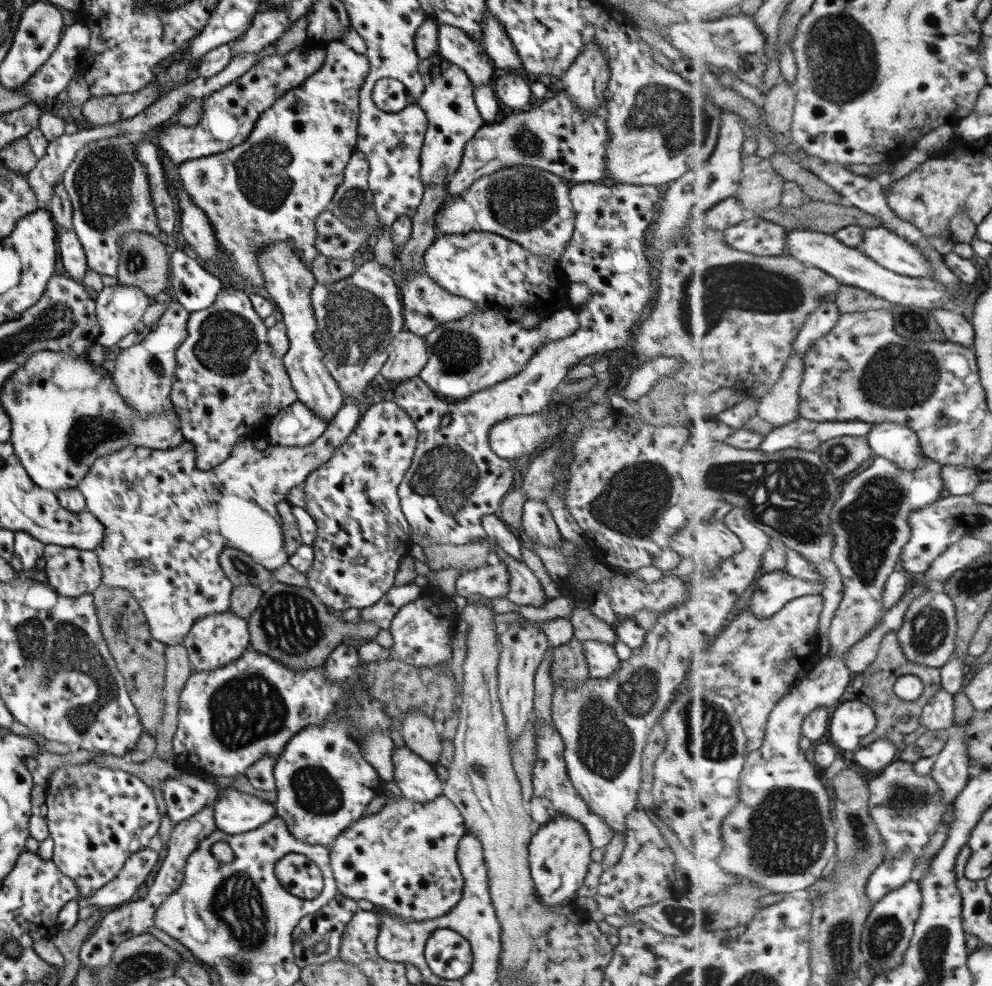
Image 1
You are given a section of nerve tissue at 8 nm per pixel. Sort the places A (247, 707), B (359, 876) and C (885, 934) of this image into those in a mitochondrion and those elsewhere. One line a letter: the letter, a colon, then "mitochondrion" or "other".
A: mitochondrion
B: other
C: mitochondrion

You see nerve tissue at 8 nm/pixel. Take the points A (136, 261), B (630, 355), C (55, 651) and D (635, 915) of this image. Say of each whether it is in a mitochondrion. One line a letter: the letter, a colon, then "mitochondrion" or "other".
A: mitochondrion
B: other
C: mitochondrion
D: other

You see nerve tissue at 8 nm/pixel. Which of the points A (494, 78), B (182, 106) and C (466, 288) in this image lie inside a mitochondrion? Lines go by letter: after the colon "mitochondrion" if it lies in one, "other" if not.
A: other
B: other
C: other

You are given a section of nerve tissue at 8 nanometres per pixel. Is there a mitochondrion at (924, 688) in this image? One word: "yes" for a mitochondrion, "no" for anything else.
no

